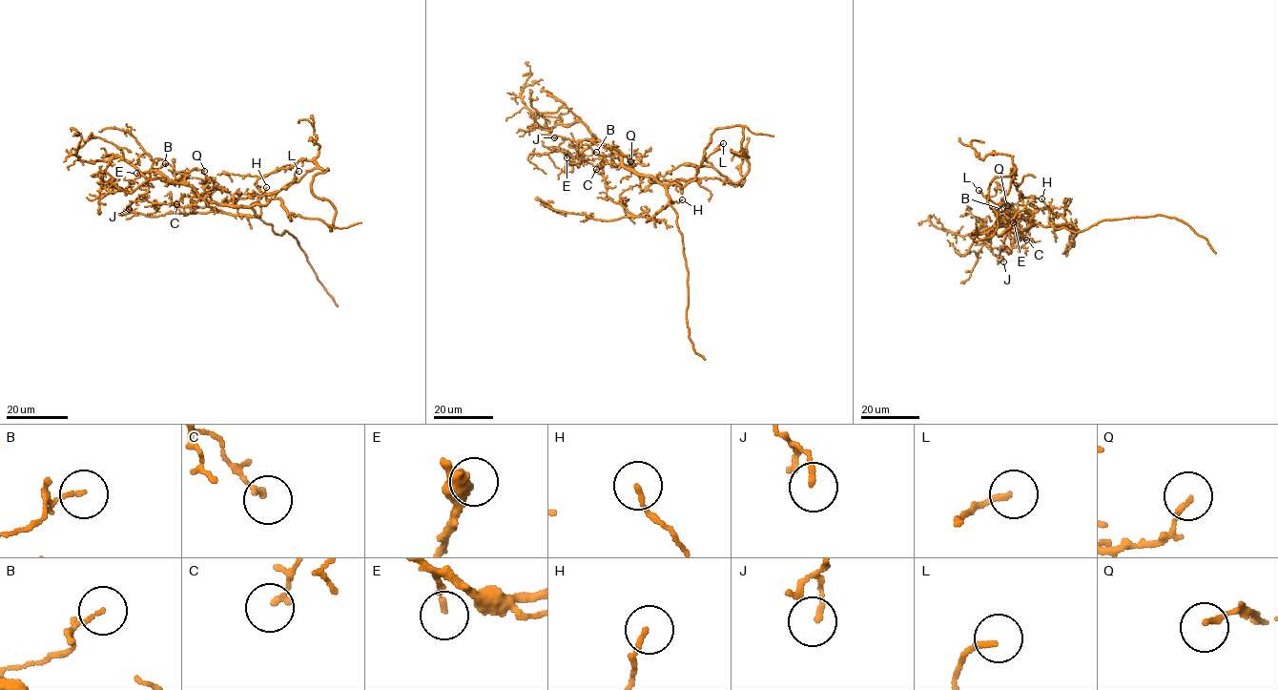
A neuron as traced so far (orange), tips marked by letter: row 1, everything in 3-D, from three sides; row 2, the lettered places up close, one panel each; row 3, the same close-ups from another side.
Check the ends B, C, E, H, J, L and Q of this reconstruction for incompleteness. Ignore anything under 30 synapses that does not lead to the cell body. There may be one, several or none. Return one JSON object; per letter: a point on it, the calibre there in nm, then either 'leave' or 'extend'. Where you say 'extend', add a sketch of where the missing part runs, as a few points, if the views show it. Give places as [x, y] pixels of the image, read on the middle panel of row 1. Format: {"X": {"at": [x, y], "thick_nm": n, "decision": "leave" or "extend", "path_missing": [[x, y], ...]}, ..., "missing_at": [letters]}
{"B": {"at": [596, 152], "thick_nm": 80, "decision": "leave"}, "C": {"at": [596, 169], "thick_nm": 140, "decision": "leave"}, "E": {"at": [566, 157], "thick_nm": 110, "decision": "leave"}, "H": {"at": [682, 199], "thick_nm": 120, "decision": "leave"}, "J": {"at": [554, 137], "thick_nm": 150, "decision": "leave"}, "L": {"at": [723, 143], "thick_nm": 150, "decision": "leave"}, "Q": {"at": [630, 161], "thick_nm": 140, "decision": "leave"}, "missing_at": []}

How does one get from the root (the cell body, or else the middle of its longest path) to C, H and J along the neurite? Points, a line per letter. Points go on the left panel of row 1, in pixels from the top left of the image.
C: (287, 214), (283, 202), (277, 198), (262, 205), (245, 206), (216, 205), (198, 197), (182, 197), (176, 204)
H: (287, 214), (283, 202), (277, 198), (262, 205), (252, 205), (254, 212), (260, 215), (258, 200), (266, 187)
J: (287, 214), (277, 198), (245, 206), (216, 205), (199, 197), (186, 206), (131, 201), (129, 209)

